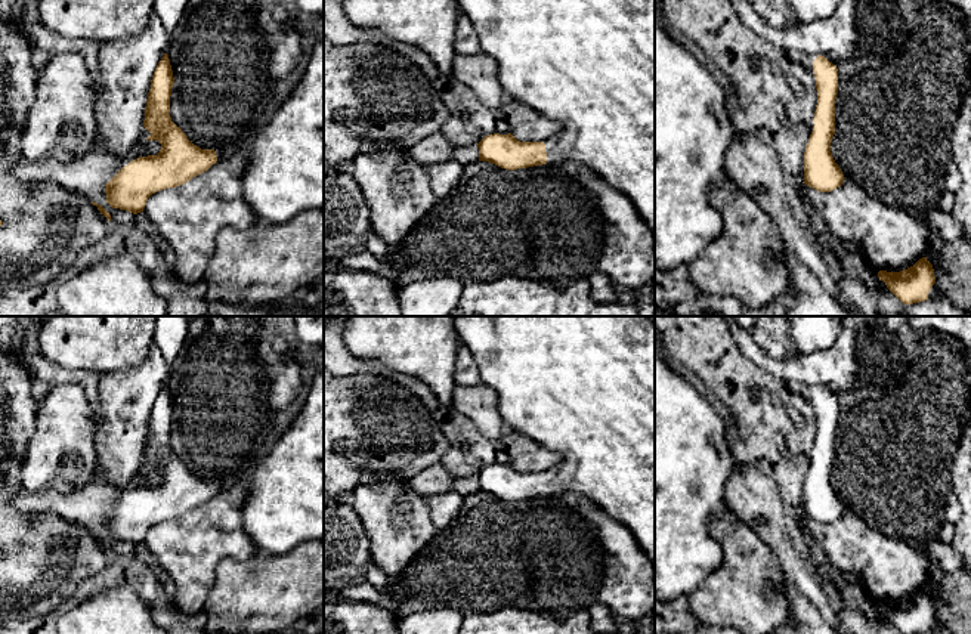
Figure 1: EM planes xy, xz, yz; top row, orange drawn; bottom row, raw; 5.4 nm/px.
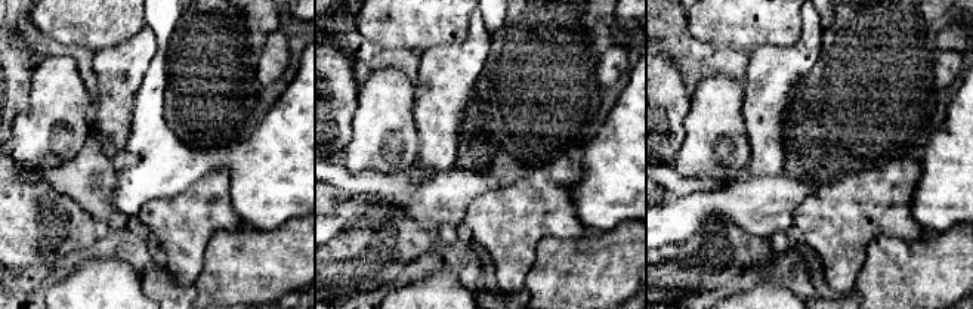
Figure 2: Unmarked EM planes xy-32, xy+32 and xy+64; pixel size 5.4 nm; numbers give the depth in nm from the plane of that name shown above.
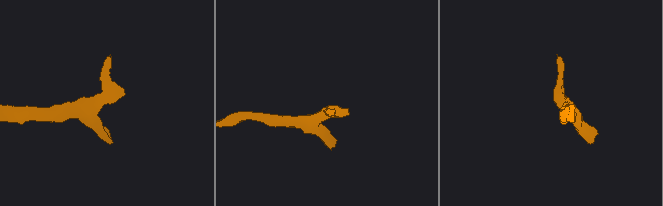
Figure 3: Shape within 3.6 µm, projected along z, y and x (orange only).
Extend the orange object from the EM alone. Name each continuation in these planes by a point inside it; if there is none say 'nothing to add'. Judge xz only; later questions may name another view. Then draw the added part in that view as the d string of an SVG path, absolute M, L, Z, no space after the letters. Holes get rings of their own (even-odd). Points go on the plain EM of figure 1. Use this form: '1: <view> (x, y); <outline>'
1: xz (584, 386); M455 316L454 324L460 335L460 343L463 343L470 350L479 368L482 384L497 392L500 415L505 426L522 432L541 446L562 454L562 463L545 473L547 494L557 495L565 492L575 492L590 498L609 517L624 525L634 535L655 569L655 316Z

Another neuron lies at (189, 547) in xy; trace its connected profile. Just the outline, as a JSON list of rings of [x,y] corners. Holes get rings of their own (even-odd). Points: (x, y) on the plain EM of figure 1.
[[[242,483],[217,491],[207,502],[189,513],[152,525],[143,544],[171,576],[174,604],[185,613],[201,612],[214,582],[214,569],[223,559],[248,560],[262,553],[244,531],[242,507],[247,498]]]

